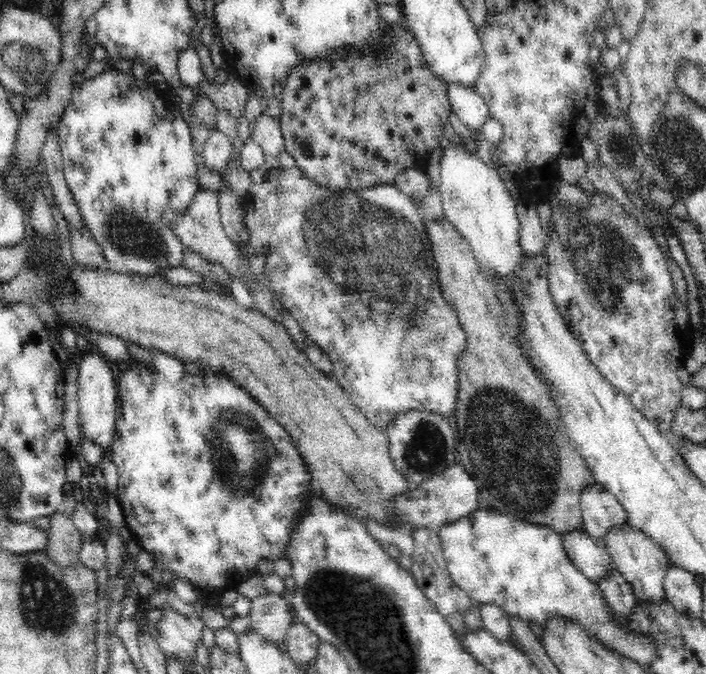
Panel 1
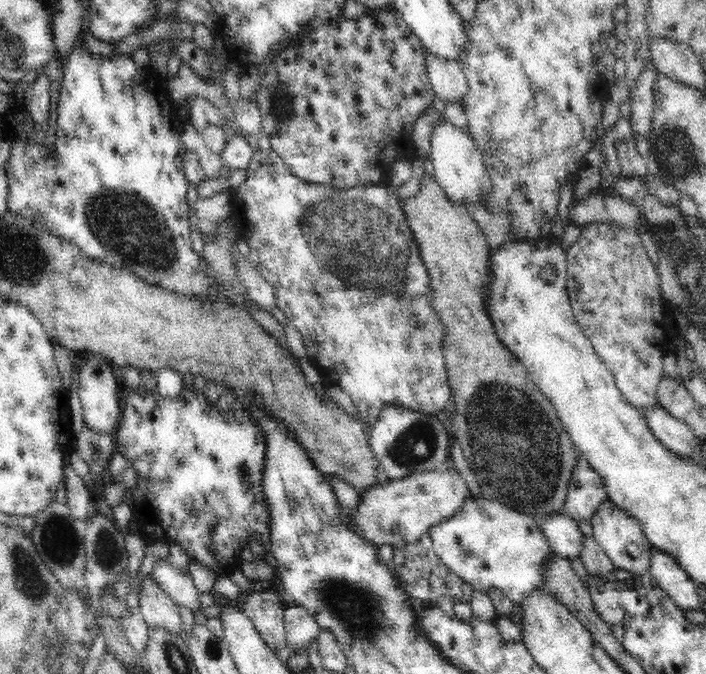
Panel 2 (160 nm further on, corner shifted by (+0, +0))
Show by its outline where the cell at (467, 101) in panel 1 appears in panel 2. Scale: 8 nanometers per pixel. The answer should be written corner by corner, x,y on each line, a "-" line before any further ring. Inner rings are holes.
426,51
427,71
442,102
462,105
468,98
468,79
456,62
444,62

